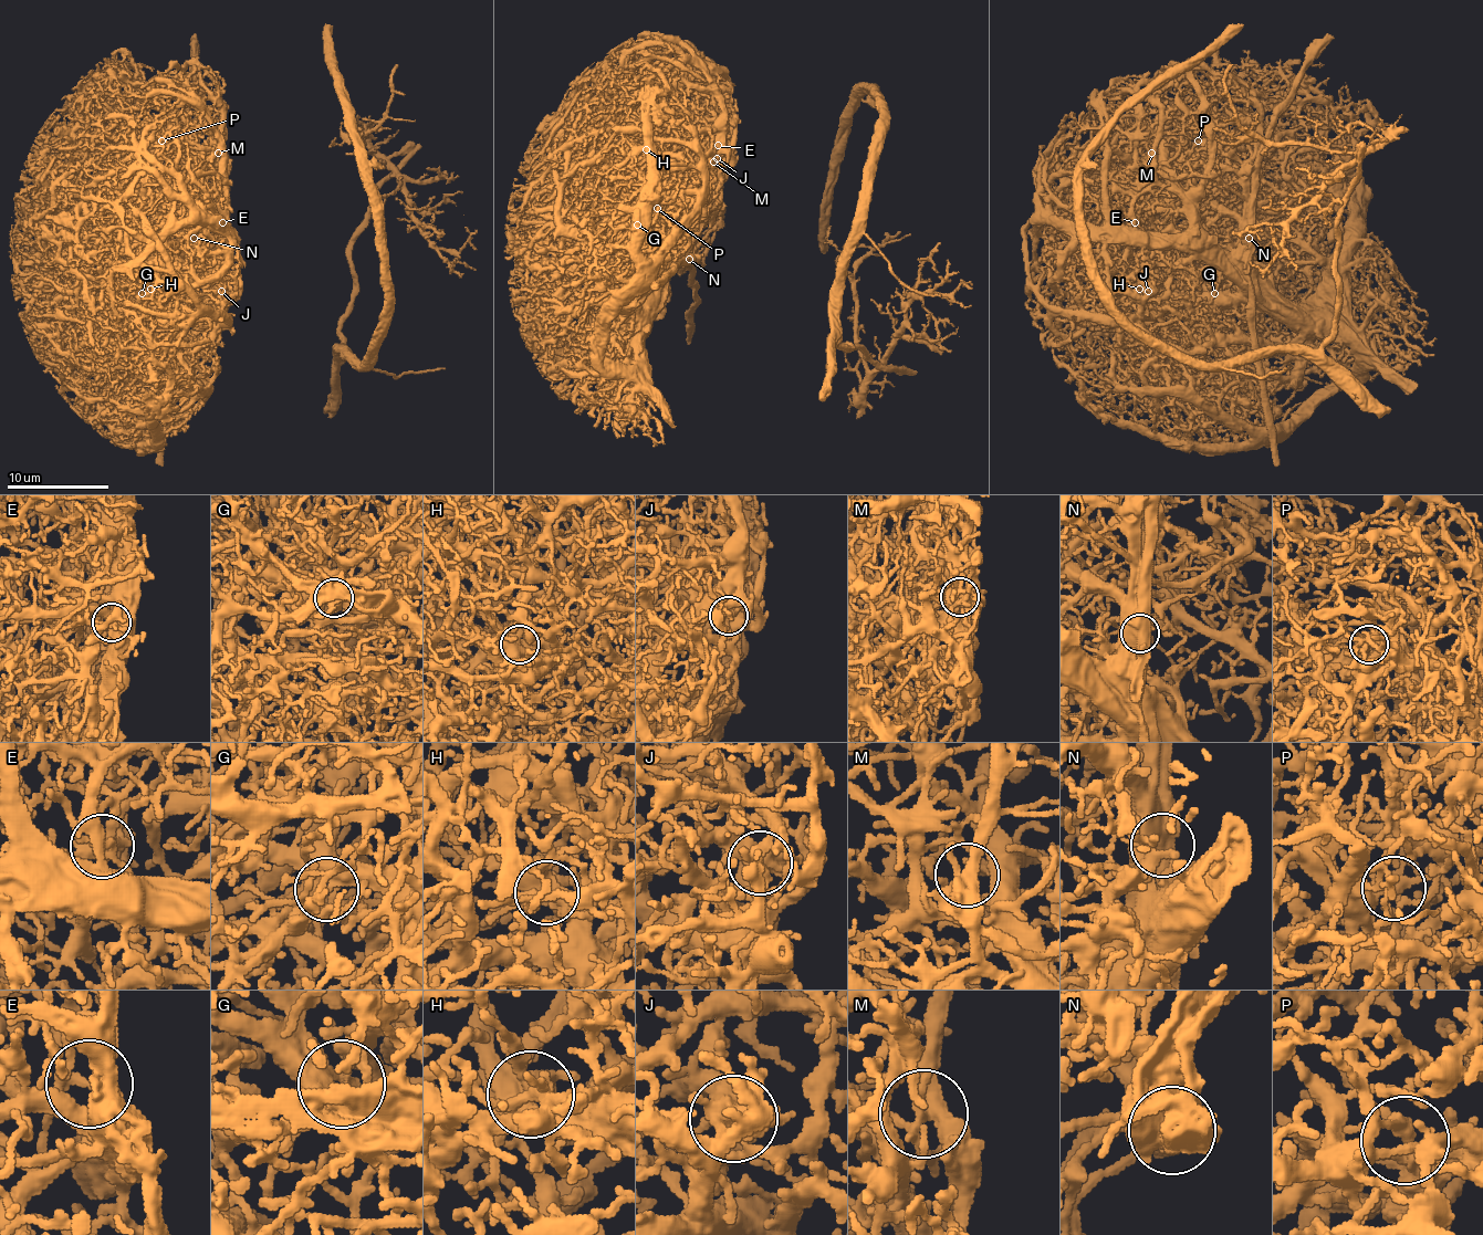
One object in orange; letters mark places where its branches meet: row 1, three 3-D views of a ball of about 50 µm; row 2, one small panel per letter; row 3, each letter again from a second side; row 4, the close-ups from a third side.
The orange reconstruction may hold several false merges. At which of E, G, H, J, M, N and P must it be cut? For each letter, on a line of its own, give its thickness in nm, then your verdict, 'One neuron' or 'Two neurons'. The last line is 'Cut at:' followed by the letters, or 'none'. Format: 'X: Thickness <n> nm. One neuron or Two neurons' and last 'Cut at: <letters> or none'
E: Thickness 320 nm. One neuron
G: Thickness 380 nm. Two neurons
H: Thickness 440 nm. One neuron
J: Thickness 550 nm. Two neurons
M: Thickness 380 nm. One neuron
N: Thickness 750 nm. Two neurons
P: Thickness 280 nm. Two neurons
Cut at: G, J, N, P

